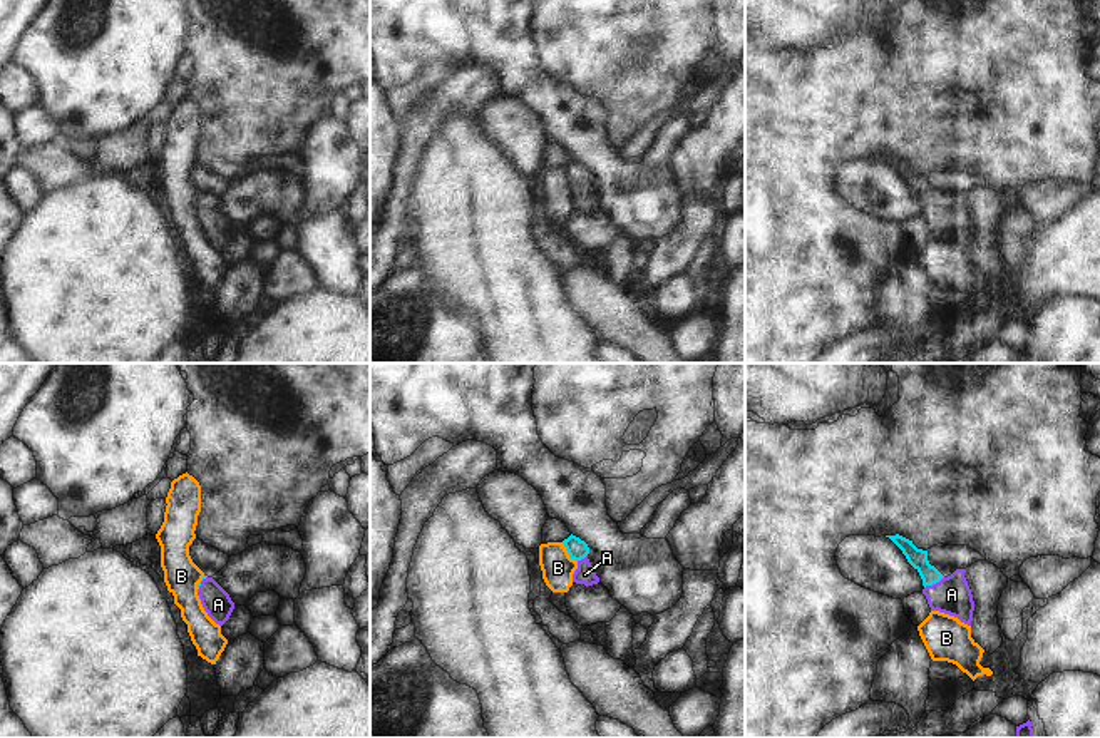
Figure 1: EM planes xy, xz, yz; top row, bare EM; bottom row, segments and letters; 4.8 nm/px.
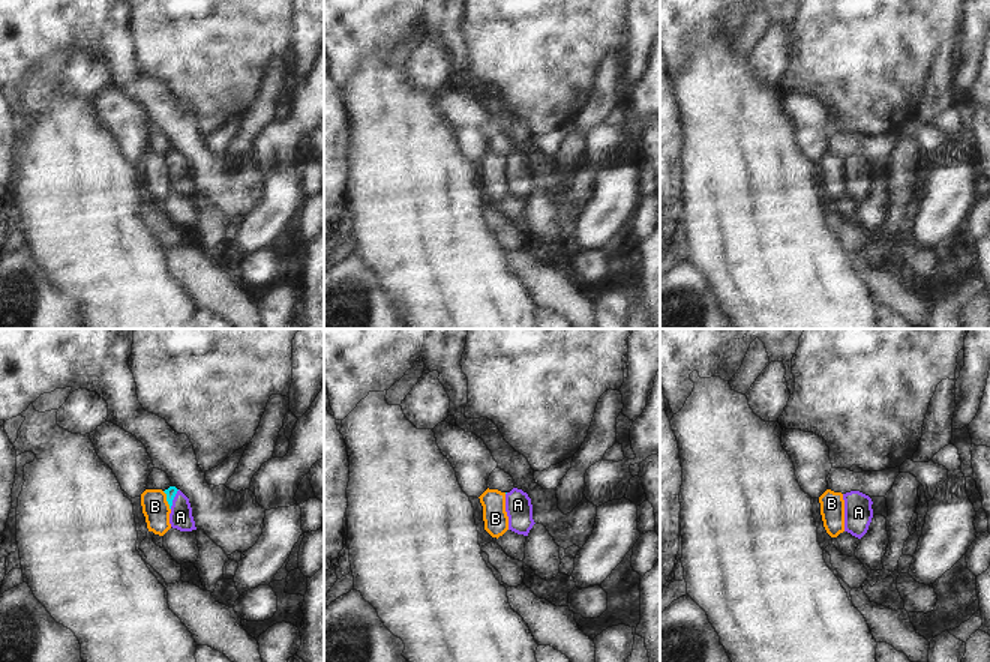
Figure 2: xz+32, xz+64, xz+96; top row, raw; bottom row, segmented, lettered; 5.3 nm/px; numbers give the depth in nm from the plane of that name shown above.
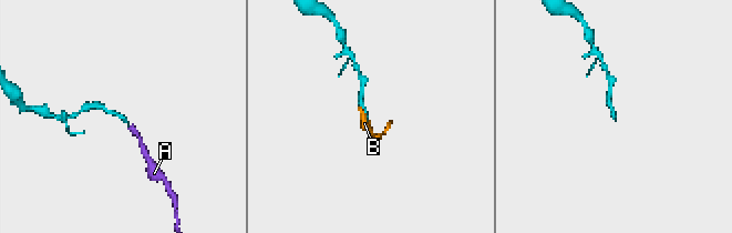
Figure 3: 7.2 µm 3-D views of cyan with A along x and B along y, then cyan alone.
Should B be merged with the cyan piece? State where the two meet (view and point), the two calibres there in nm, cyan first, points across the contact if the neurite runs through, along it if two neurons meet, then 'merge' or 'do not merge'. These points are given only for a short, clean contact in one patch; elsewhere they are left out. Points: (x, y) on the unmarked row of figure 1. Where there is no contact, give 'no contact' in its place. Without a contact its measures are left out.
contact xz (568, 178); calibres 100 and 160 nm; do not merge

